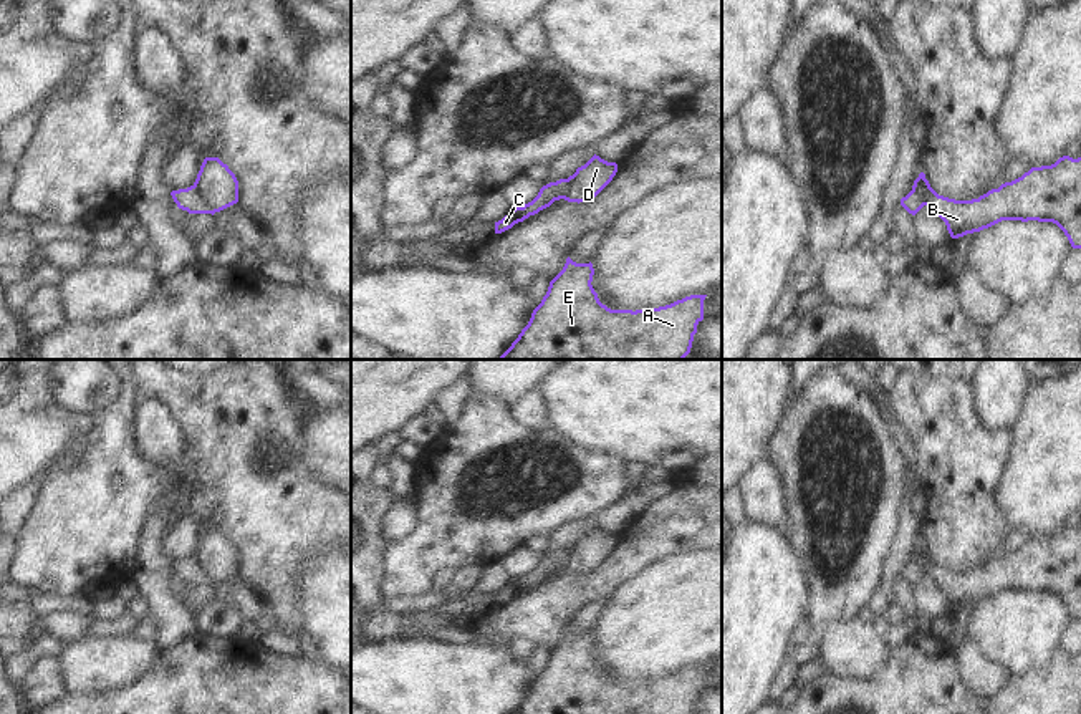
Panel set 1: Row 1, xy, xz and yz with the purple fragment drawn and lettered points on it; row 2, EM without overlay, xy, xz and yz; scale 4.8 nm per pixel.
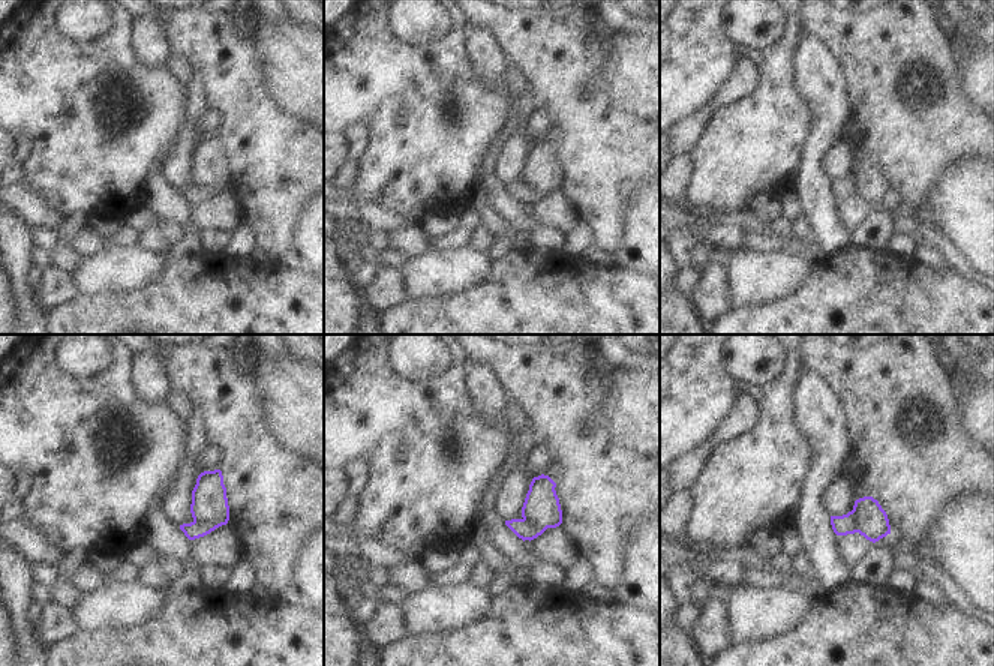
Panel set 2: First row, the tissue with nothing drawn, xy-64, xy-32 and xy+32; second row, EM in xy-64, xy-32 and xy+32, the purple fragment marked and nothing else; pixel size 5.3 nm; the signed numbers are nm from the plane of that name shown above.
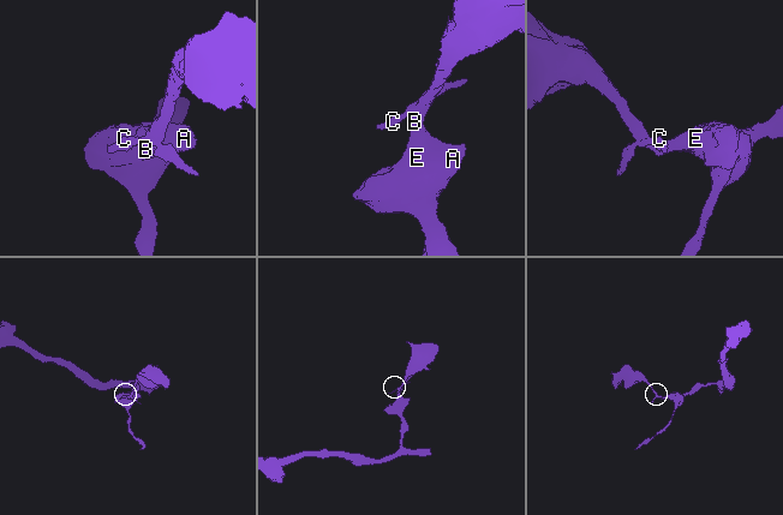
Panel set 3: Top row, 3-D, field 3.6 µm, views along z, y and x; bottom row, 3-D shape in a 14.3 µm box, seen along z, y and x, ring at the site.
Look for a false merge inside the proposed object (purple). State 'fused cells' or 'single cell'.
fused cells

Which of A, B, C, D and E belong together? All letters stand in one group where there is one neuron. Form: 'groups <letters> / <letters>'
groups A B D E / C

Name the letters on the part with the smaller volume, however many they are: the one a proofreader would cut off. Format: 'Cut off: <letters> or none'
Cut off: C

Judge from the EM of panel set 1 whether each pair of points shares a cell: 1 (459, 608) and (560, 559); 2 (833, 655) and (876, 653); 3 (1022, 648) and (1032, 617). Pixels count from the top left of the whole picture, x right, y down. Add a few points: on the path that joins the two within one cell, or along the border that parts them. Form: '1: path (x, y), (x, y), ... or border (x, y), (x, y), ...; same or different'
1: path (484, 602), (499, 598), (535, 577); same
2: path (843, 653), (866, 653); same
3: path (1022, 640), (1022, 631), (1028, 625); same

